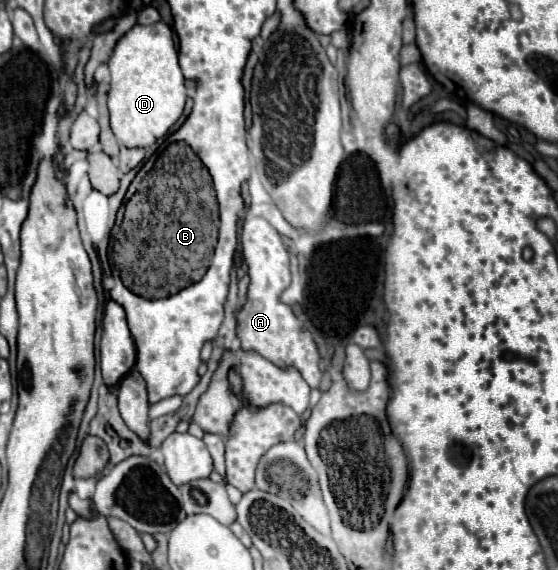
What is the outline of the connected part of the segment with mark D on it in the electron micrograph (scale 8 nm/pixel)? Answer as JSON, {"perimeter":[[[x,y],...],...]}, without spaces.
{"perimeter":[[[136,24],[114,46],[108,60],[112,74],[108,92],[110,126],[120,144],[126,148],[148,148],[168,134],[184,112],[186,86],[178,64],[178,50],[168,24]]]}

